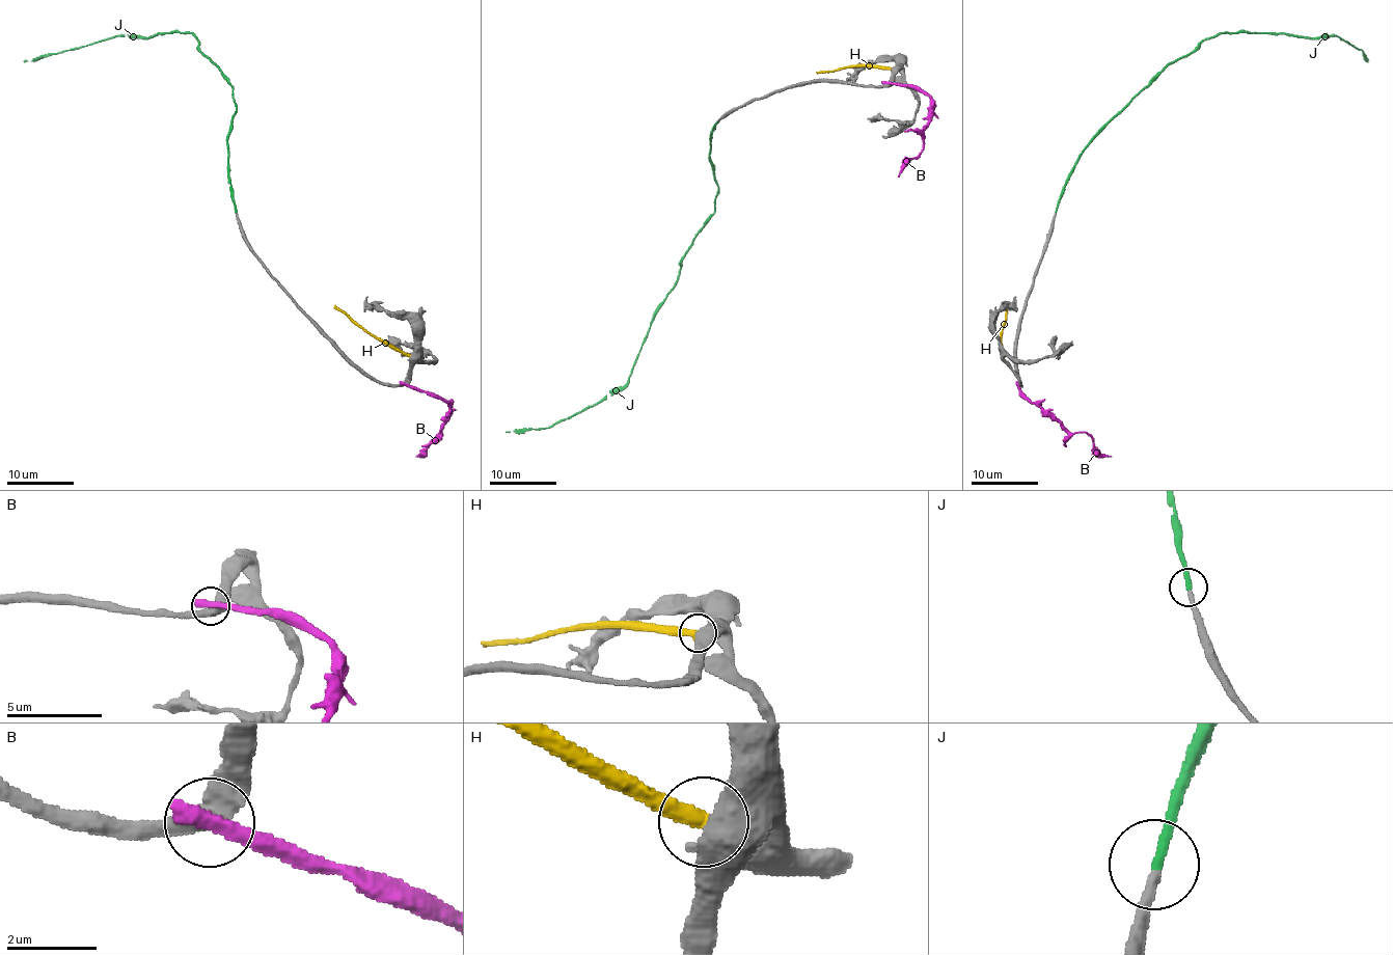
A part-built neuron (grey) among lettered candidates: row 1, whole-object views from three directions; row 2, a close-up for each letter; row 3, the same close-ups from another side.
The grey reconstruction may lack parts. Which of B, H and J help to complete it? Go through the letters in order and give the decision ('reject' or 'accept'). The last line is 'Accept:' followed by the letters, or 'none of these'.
B: reject
H: reject
J: accept
Accept: J

